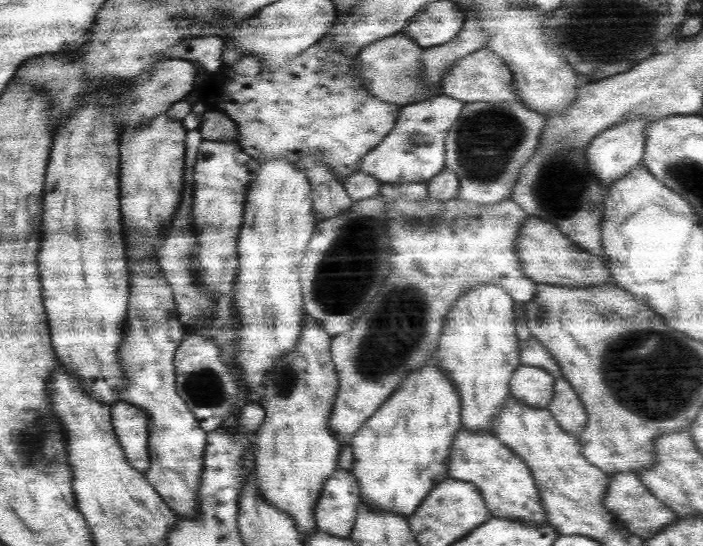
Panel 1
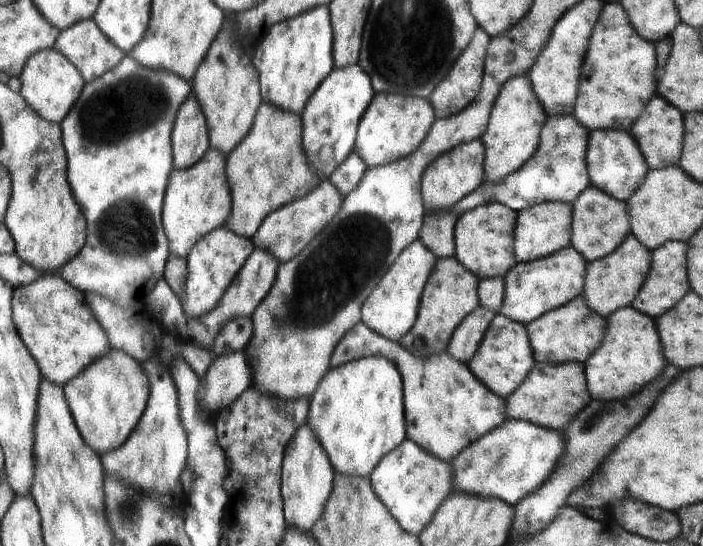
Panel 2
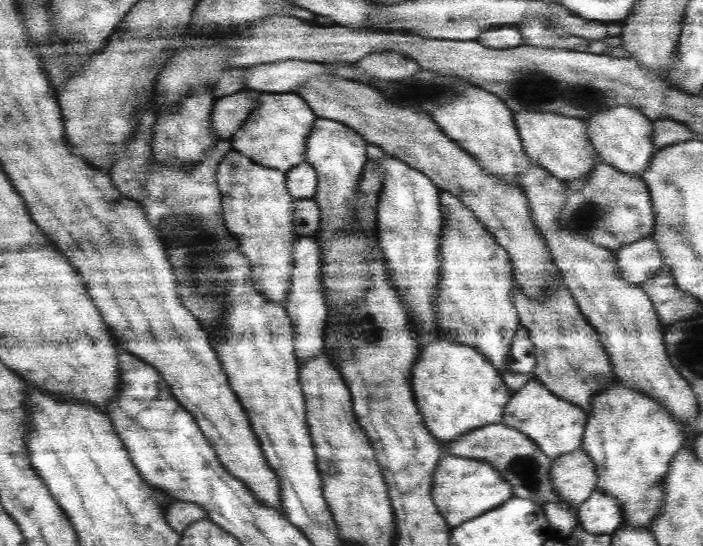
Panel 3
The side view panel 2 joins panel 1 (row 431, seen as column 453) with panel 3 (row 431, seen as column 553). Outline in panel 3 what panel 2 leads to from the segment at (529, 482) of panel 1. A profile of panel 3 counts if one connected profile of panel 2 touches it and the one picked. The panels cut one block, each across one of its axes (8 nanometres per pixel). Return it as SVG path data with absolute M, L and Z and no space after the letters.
M440 335L426 347L419 346L410 384L423 424L444 444L456 442L462 434L468 434L474 428L502 422L504 408L513 395L501 372L475 348L442 340Z

